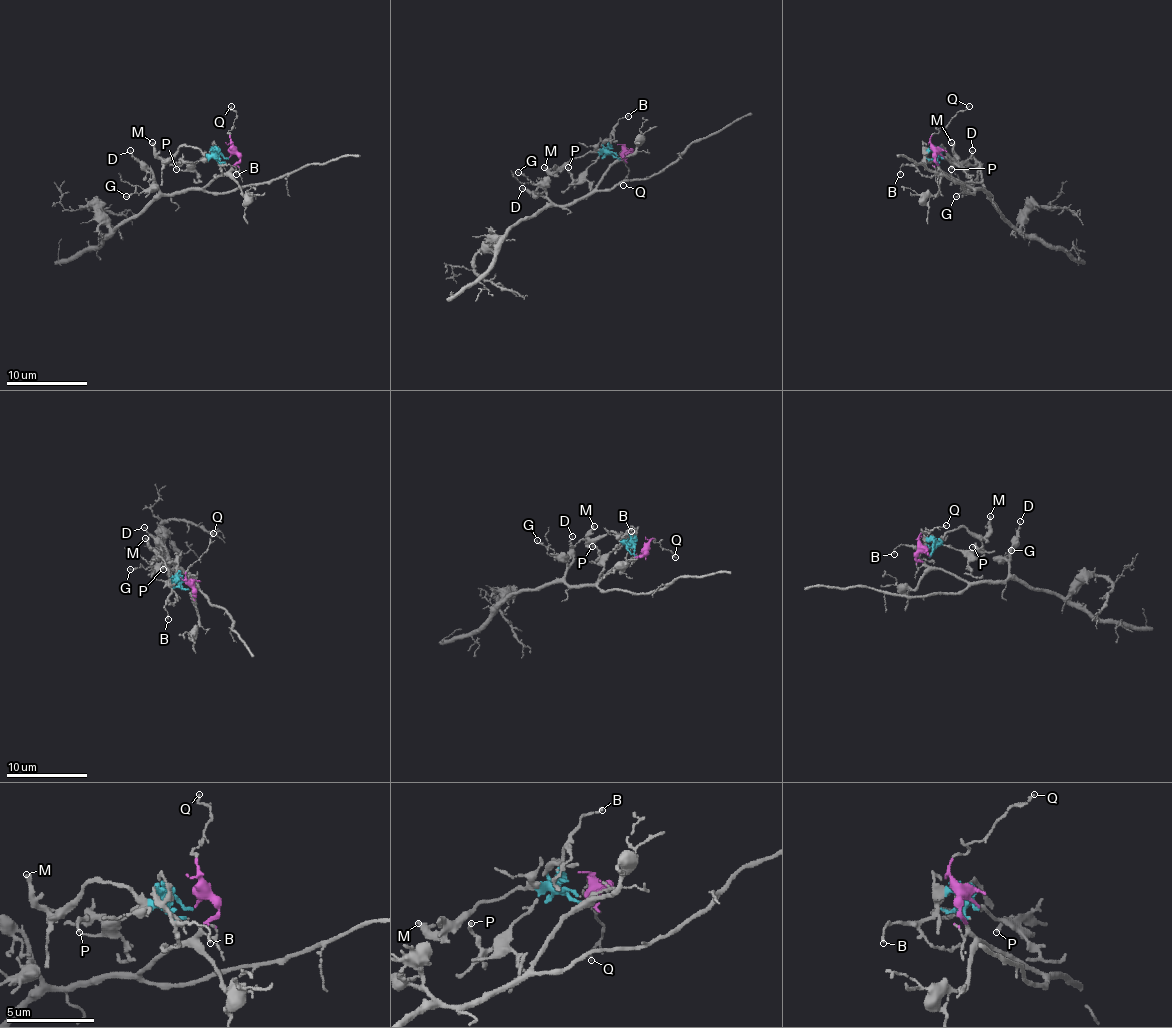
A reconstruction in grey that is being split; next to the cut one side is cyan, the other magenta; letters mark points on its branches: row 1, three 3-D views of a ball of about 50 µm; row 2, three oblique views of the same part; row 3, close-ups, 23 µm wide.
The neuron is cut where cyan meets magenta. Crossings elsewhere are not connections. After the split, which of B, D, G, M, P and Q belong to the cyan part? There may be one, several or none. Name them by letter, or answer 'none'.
B, M, P

